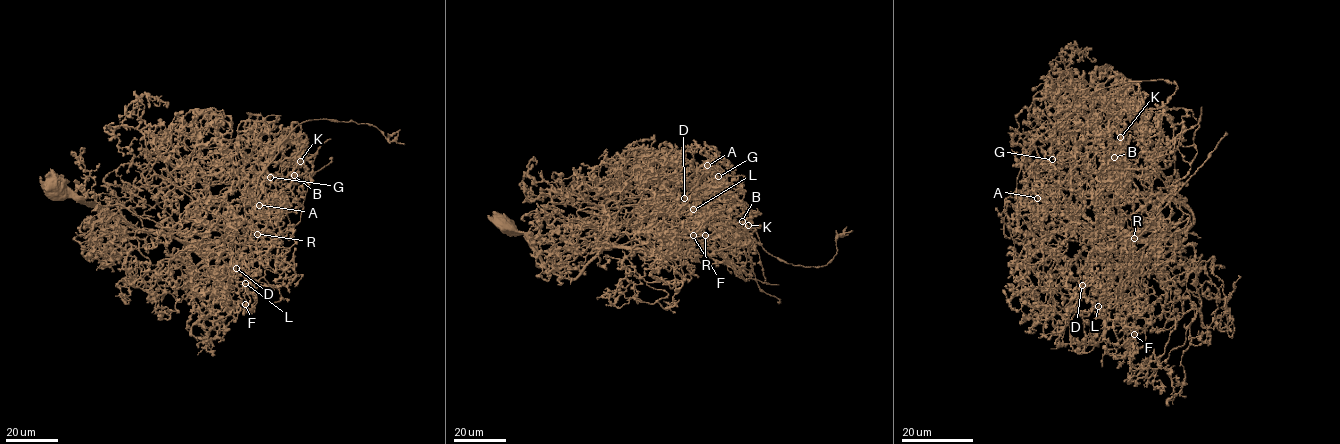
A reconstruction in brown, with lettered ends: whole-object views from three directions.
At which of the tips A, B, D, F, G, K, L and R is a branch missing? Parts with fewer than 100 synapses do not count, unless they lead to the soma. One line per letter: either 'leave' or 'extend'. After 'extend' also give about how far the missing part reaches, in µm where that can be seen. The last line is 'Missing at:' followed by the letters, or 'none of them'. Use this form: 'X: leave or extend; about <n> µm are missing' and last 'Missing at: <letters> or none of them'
A: leave
B: leave
D: leave
F: leave
G: leave
K: leave
L: leave
R: leave
Missing at: none of them

